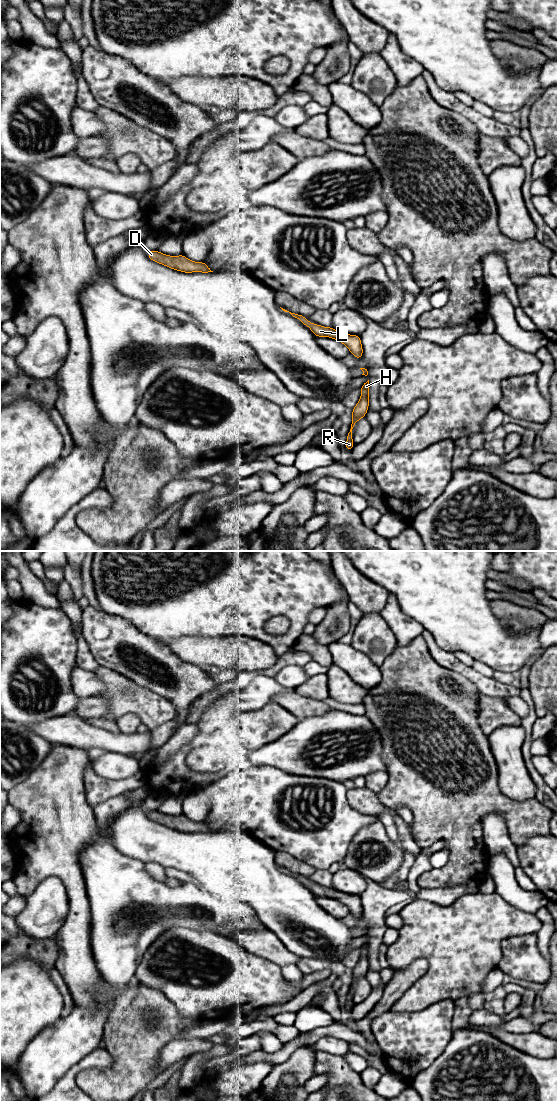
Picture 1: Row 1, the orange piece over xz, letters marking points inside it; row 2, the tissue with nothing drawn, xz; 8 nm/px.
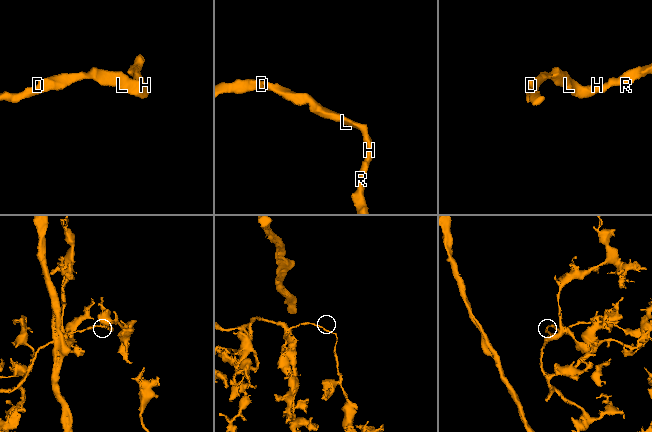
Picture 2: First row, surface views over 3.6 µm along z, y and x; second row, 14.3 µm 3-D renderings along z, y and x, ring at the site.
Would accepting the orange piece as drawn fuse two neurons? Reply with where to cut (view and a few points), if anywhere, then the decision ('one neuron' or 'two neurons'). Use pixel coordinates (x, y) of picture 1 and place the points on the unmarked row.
cut none; one neuron

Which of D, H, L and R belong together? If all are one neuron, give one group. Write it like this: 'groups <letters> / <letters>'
groups D H L R

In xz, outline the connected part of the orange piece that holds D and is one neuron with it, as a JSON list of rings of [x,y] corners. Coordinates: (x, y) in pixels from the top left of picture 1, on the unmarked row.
[[[158,810],[148,811],[147,816],[150,820],[162,824],[166,827],[181,831],[184,833],[201,832],[208,833],[213,832],[210,830],[205,822],[194,822],[186,818],[183,814],[179,816],[170,816],[160,813]]]

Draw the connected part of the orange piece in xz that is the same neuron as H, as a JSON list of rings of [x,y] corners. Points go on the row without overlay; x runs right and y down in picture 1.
[[[369,940],[364,943],[361,947],[361,957],[357,963],[357,965],[352,969],[352,982],[350,983],[349,992],[346,995],[347,1000],[345,1004],[345,1008],[349,1011],[352,1010],[355,1003],[352,1000],[353,990],[357,981],[366,976],[368,967],[369,967]]]

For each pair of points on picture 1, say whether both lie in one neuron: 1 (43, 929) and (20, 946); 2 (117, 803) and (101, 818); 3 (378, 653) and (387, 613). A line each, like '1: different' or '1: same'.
1: different
2: same
3: same

